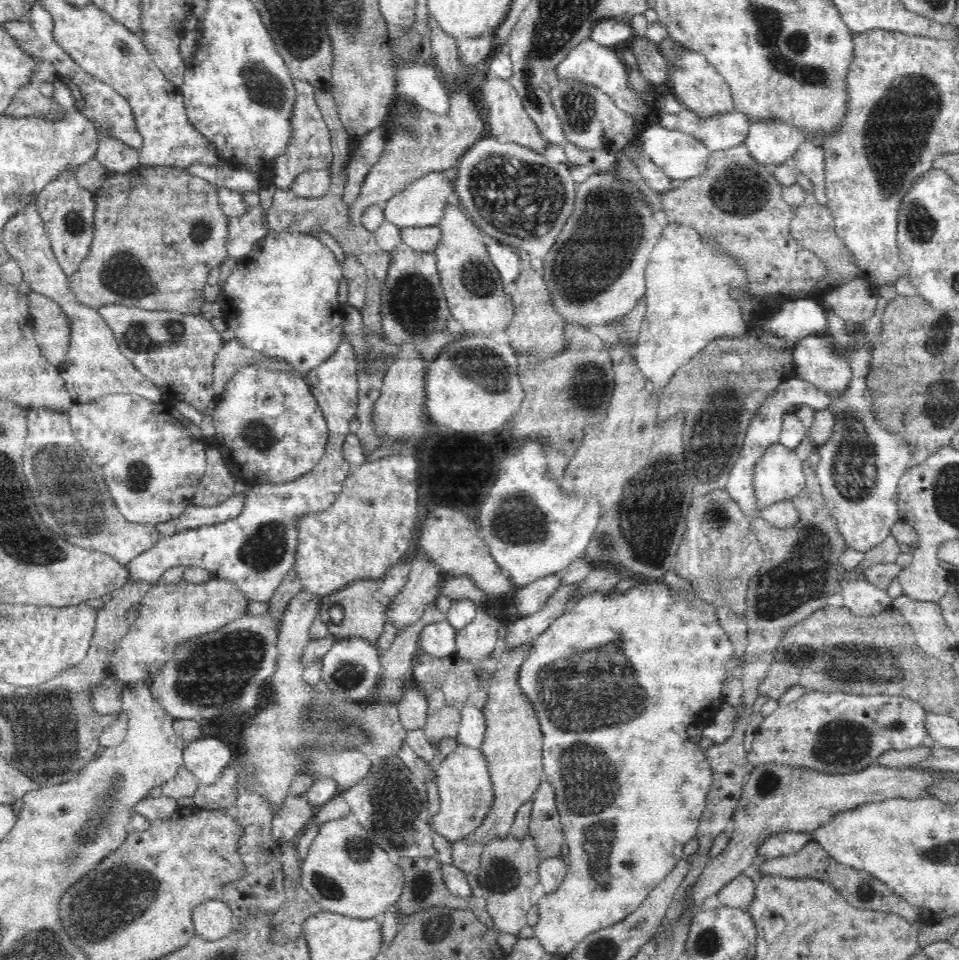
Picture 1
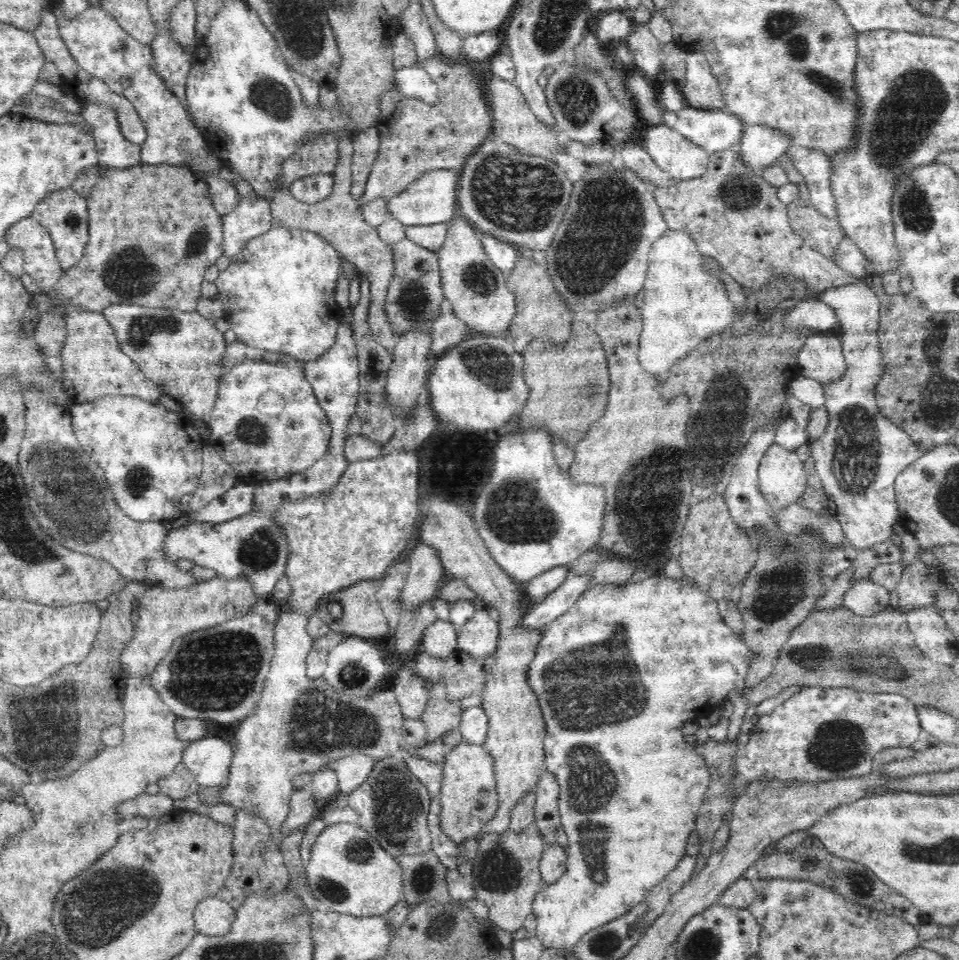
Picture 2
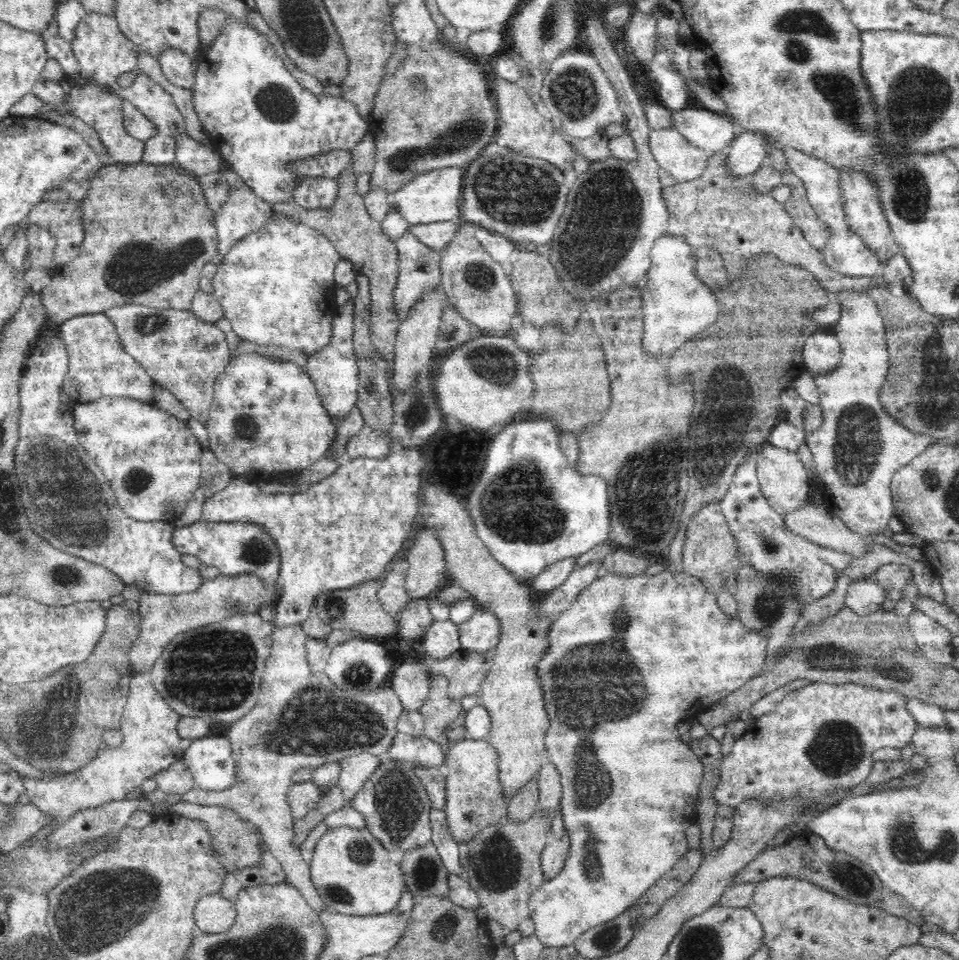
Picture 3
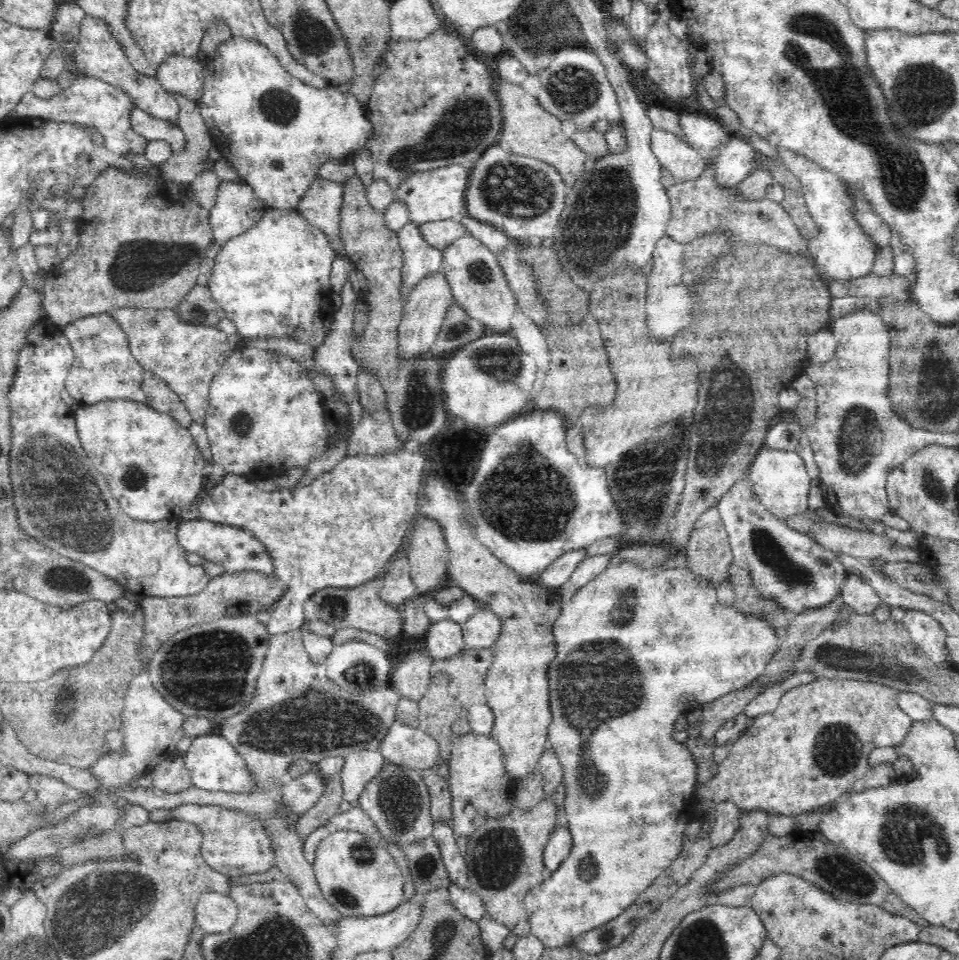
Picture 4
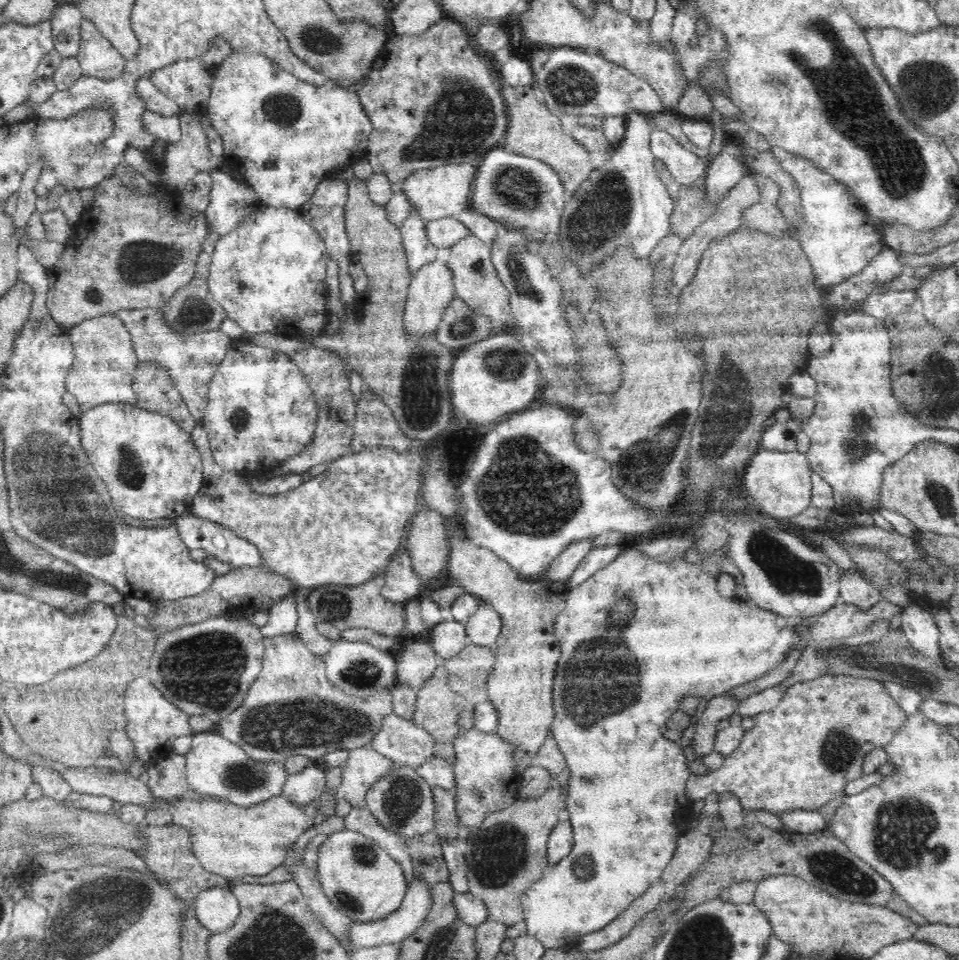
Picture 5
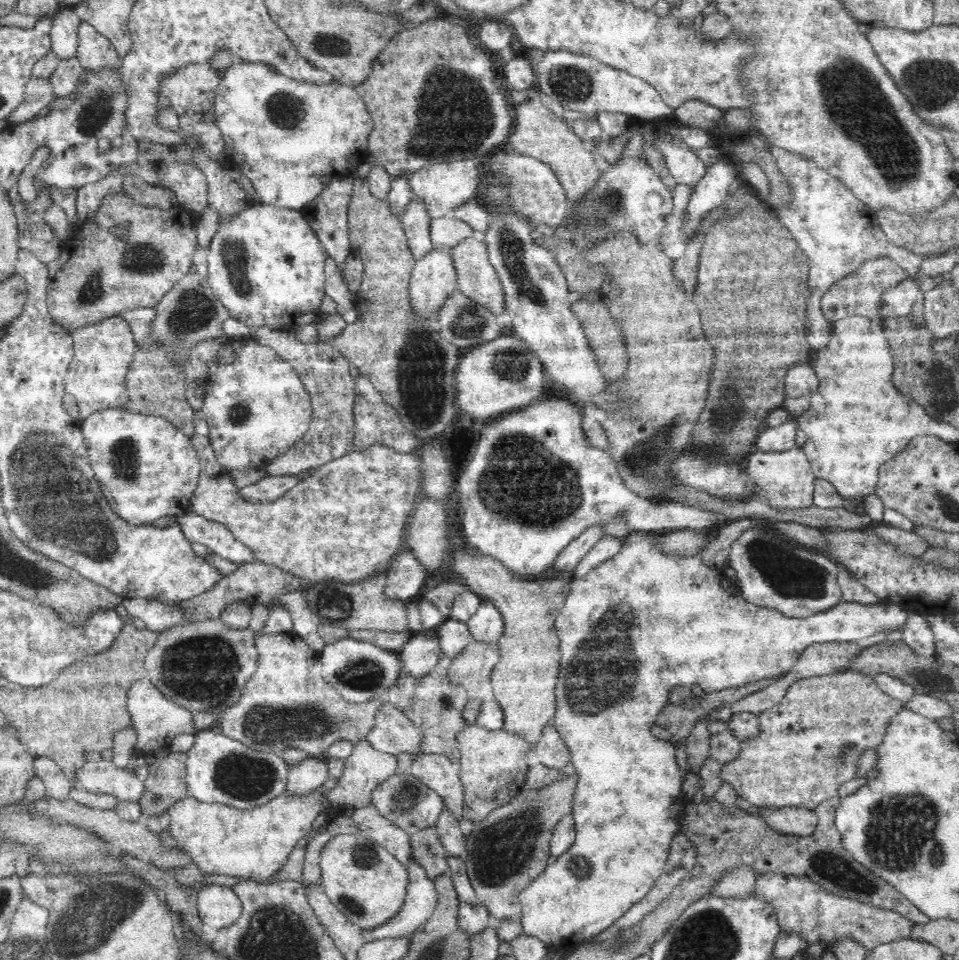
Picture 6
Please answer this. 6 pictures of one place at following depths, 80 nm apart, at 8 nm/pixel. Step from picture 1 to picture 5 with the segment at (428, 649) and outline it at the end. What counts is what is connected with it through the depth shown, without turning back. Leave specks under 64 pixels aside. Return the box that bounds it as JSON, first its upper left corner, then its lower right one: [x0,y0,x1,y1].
[430,621,470,660]

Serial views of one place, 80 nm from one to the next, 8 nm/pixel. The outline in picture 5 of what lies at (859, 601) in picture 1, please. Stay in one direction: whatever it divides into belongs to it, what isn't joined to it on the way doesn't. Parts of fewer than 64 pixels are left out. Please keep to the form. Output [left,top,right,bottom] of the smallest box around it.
[840,571,884,612]

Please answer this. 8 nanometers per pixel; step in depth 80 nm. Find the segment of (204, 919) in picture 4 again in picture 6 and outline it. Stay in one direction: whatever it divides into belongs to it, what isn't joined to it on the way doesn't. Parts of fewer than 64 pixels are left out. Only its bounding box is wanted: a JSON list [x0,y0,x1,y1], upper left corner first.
[197,884,243,929]

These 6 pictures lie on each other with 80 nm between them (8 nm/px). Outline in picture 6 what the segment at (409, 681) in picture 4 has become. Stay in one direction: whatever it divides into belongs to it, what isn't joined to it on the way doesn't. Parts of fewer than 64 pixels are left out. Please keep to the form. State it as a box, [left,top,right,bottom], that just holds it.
[398,632,444,679]

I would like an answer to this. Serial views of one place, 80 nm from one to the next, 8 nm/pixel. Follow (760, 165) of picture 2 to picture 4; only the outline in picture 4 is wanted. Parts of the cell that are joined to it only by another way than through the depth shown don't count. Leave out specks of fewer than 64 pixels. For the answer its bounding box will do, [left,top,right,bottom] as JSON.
[714,135,756,187]

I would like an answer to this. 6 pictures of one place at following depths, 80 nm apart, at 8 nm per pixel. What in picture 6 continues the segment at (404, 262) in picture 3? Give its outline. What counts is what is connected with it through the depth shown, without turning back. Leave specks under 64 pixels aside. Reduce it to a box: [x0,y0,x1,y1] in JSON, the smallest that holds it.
[401,196,436,261]

